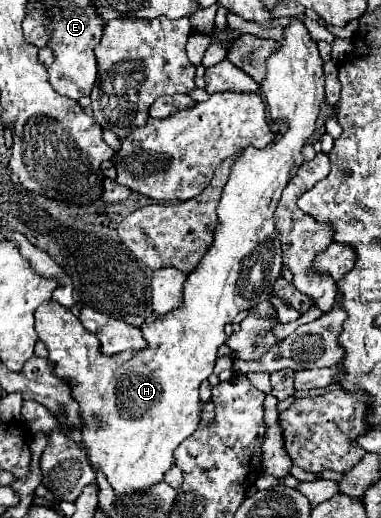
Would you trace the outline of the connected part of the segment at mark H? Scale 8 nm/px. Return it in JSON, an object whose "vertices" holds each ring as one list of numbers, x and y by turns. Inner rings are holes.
{"vertices":[[297,17,283,29,283,39,277,41,279,47,267,57,267,75,259,83,259,93,269,105,273,119,285,119,287,131,281,139,269,143,263,149,247,147,239,161,231,167,231,177,223,189,221,203,217,207,219,225,215,229,215,241,199,265,189,273,183,287,183,303,175,311,167,313,163,319,155,319,149,325,141,325,143,337,149,347,137,353,121,353,105,357,99,349,99,339,87,331,81,321,63,305,47,301,35,311,35,331,39,339,49,349,49,361,55,363,55,373,71,383,73,397,81,405,83,417,83,441,89,451,89,459,97,465,107,481,119,495,143,491,159,481,163,473,173,467,173,451,177,445,187,439,199,425,199,385,205,381,215,367,217,347,227,341,223,331,225,323,231,323,235,315,243,309,251,309,257,303,269,299,275,279,281,275,281,247,279,237,273,225,273,211,281,197,287,181,297,173,303,163,301,147,307,143,307,137,315,131,315,119,319,115,319,103,325,97,323,91,323,59,319,57,317,43,311,39,305,23]]}

